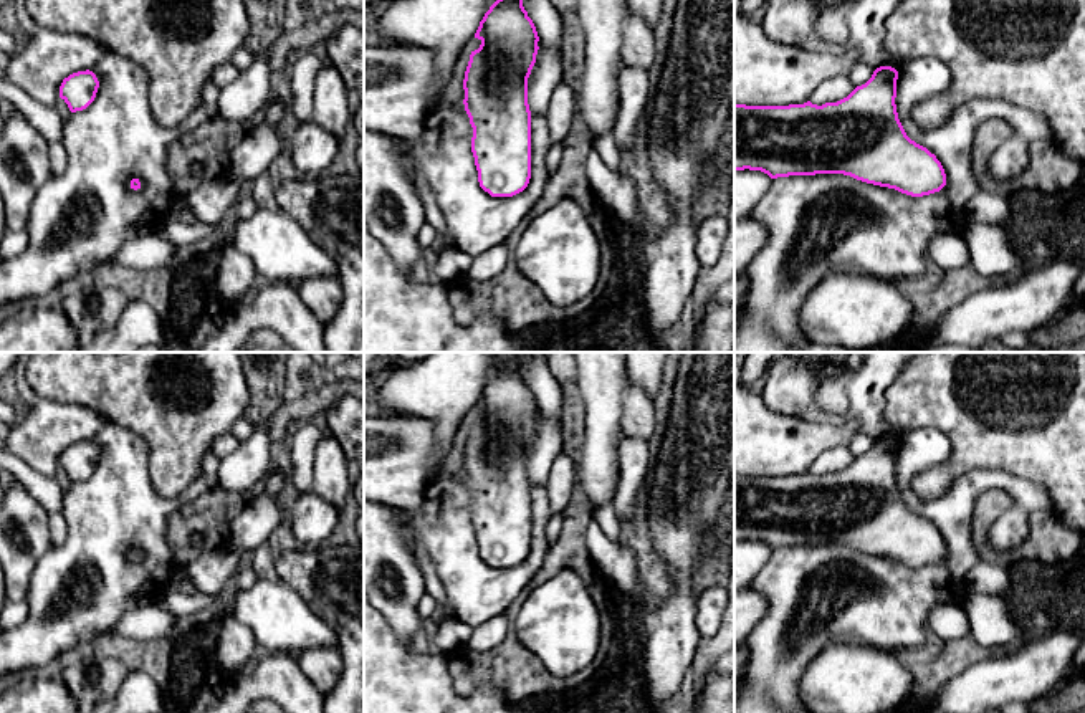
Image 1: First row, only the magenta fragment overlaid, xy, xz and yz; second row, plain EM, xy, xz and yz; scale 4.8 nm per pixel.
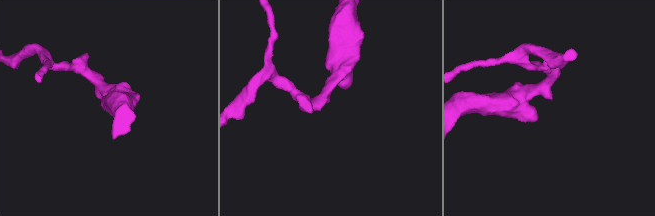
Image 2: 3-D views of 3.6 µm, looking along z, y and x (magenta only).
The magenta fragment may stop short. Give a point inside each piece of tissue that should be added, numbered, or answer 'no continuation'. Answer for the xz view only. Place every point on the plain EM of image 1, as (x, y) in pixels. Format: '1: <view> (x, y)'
no continuation

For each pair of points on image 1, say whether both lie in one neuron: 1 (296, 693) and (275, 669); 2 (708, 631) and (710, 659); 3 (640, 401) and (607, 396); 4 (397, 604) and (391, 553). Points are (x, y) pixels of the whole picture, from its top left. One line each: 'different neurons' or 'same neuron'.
1: same neuron
2: different neurons
3: different neurons
4: same neuron

